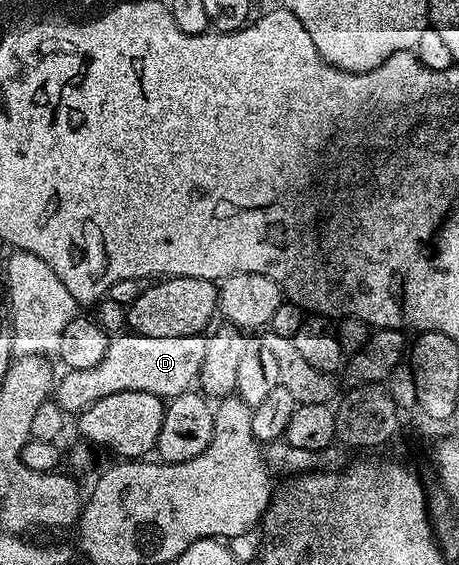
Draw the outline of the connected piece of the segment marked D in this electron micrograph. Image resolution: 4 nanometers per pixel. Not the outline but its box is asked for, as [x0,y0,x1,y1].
[53,332,205,416]

